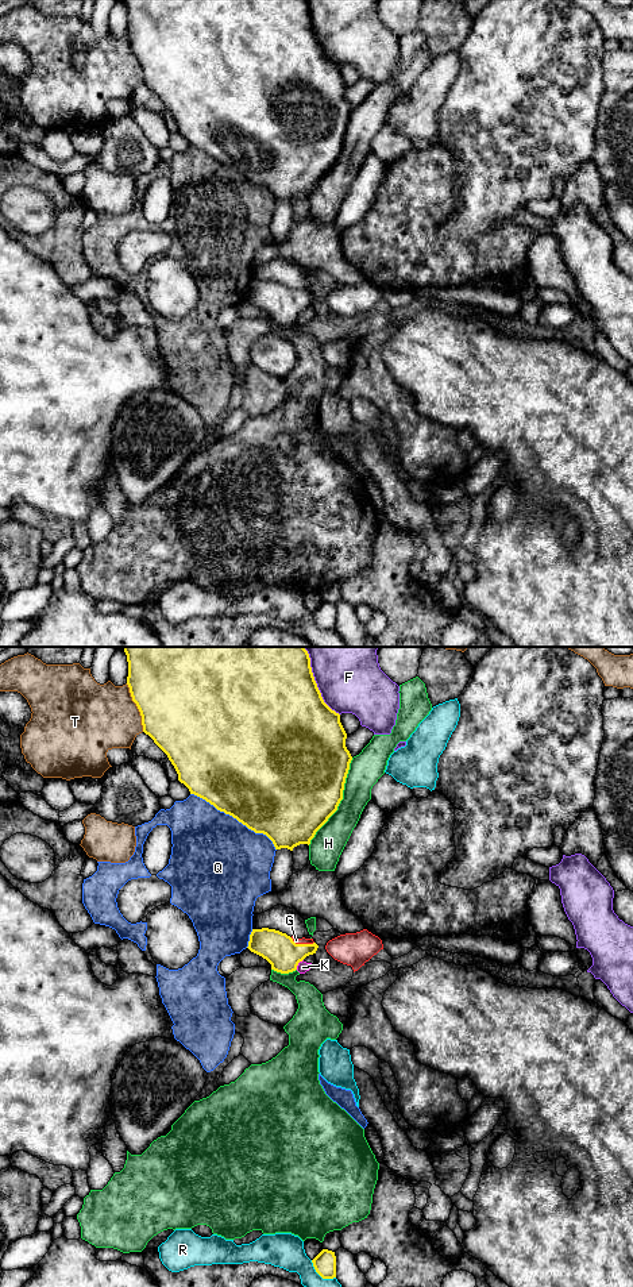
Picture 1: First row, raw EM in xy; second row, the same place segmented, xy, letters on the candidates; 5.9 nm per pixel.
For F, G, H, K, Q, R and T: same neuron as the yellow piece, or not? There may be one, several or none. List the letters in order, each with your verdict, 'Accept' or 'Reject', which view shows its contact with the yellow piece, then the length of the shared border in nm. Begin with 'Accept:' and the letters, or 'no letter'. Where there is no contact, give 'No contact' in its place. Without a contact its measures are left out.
Accept: G
F: Reject. Touches yellow in xy. Shared border 460 nm
G: Accept. Touches yellow in xy. Shared border 150 nm
H: Reject. Touches yellow in xy. Shared border 600 nm
K: Reject. Touches yellow in xy. Shared border 80 nm
Q: Reject. Touches yellow in xy. Shared border 600 nm
R: Reject. Touches yellow in xy. Shared border 190 nm
T: Reject. Touches yellow in xy. Shared border 300 nm

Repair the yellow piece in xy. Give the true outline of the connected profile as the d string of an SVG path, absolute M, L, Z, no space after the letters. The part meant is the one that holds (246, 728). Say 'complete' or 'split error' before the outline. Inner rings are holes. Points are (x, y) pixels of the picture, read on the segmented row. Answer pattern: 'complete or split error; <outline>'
complete; M123 647L128 662L127 685L136 704L143 732L167 755L174 766L178 781L190 794L194 794L217 810L232 816L255 833L266 835L275 849L293 851L300 844L310 844L316 832L337 810L343 799L346 778L352 756L346 747L347 733L340 723L340 714L323 700L314 681L310 658L304 647Z

